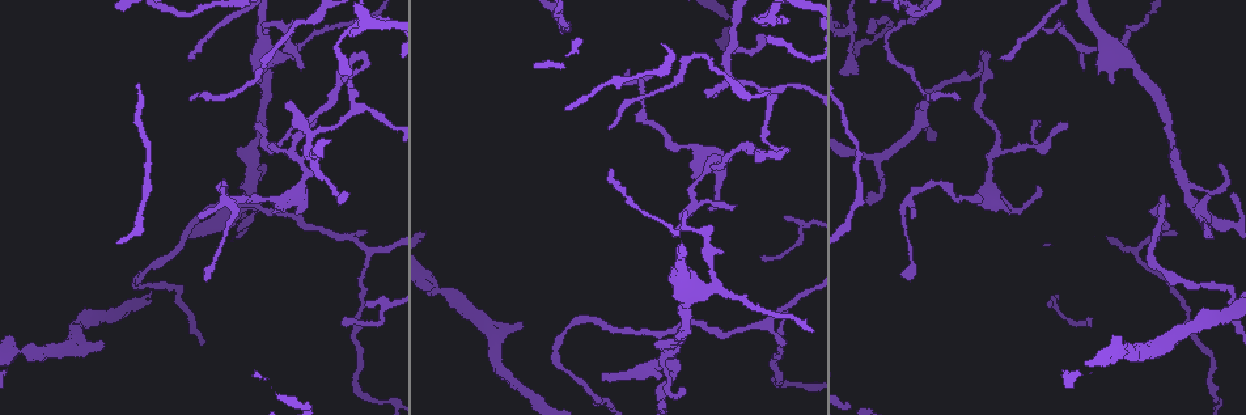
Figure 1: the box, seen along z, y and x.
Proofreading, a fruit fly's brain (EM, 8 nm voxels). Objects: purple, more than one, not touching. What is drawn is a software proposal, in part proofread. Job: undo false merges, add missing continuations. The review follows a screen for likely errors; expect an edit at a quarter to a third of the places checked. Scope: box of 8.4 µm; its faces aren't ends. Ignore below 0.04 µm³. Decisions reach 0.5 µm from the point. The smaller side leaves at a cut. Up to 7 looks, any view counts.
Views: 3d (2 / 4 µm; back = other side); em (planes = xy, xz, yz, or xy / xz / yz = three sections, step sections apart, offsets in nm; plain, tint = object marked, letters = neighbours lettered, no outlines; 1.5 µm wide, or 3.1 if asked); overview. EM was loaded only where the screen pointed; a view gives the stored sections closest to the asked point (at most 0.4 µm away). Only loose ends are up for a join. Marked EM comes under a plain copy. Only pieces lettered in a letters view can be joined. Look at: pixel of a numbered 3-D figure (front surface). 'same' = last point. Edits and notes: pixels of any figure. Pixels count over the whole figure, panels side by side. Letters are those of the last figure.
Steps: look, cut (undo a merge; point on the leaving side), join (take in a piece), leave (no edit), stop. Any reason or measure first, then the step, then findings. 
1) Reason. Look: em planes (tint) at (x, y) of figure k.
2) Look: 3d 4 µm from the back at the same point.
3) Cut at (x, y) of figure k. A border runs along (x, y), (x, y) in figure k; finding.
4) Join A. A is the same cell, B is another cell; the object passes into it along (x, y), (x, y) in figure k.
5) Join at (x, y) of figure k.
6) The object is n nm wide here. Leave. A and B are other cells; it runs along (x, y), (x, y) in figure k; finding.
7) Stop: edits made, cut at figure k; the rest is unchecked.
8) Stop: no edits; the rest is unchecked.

Thin end. Look: 3d 2 µm at (783, 345) of figure 1.

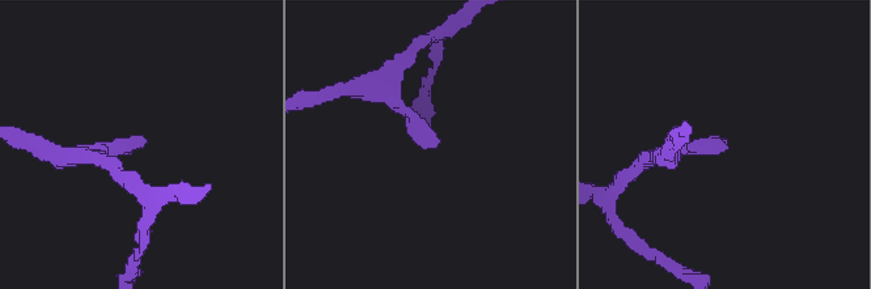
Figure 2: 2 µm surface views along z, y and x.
Look: em yz step 8 (tint) at (136, 138) of figure 2.

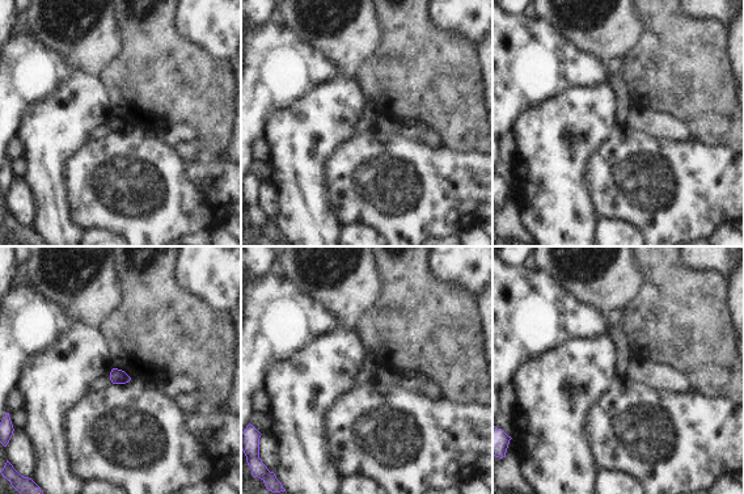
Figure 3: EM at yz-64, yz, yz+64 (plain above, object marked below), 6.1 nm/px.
Look: em planes (letters) at the same point.

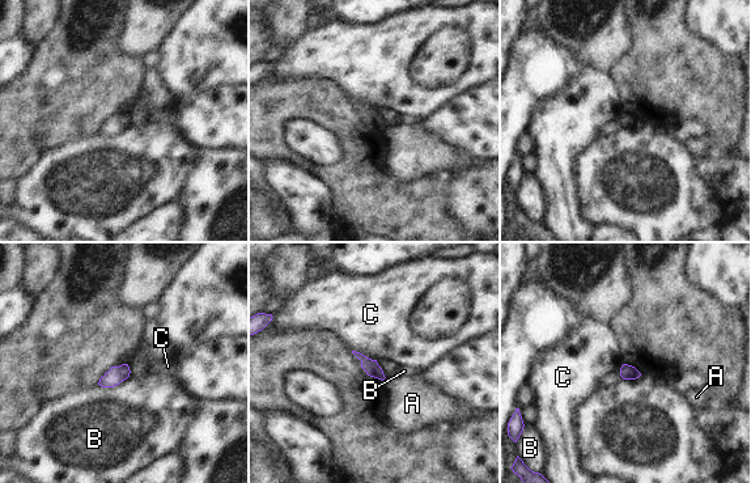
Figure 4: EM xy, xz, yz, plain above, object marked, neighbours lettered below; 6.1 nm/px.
Leave. A, B and C are other cells; a border runs along (352, 350), (376, 360) in figure 4; no lettered piece goes on from it.

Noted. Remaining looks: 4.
An open end. Look: em xz step 8 (tint) at (978, 66) of figure 1.

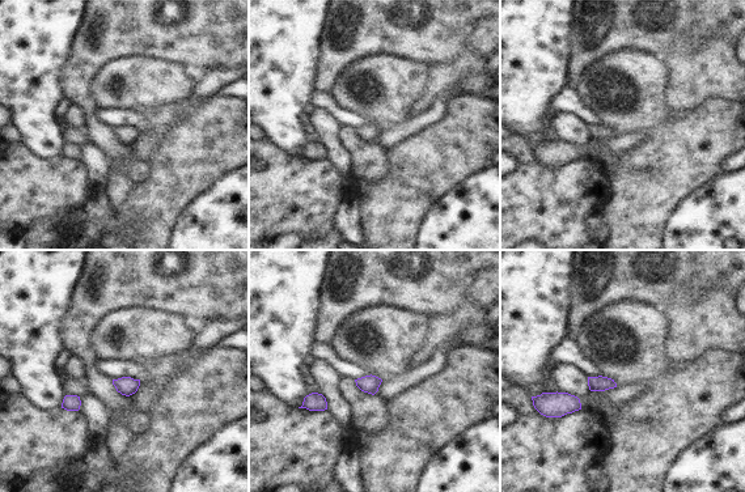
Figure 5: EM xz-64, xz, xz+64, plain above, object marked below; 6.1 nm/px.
Another direction. Look: em planes (letters) at the same point.

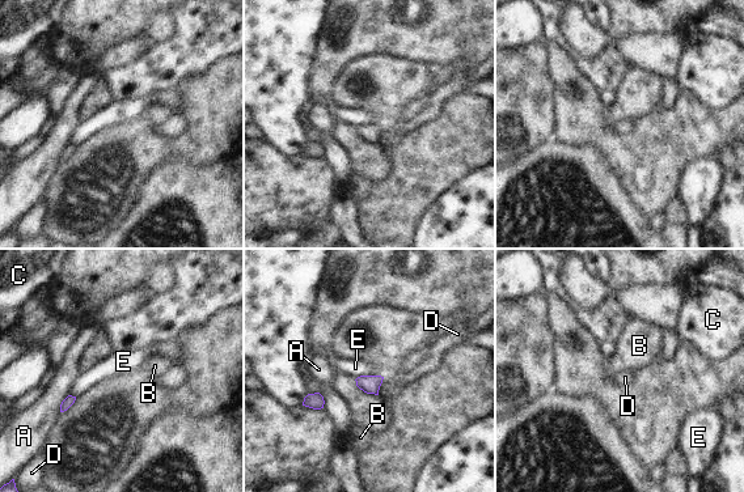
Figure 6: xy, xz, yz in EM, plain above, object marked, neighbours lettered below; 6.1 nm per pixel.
The object is 110 nm wide here. Leave. A, B, C, D and E are other cells; a border runs along (383, 376), (359, 376), (356, 378) in figure 6; none of them fits.

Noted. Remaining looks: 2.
Look: em xz step 4 (tint) at (288, 103) of figure 1.

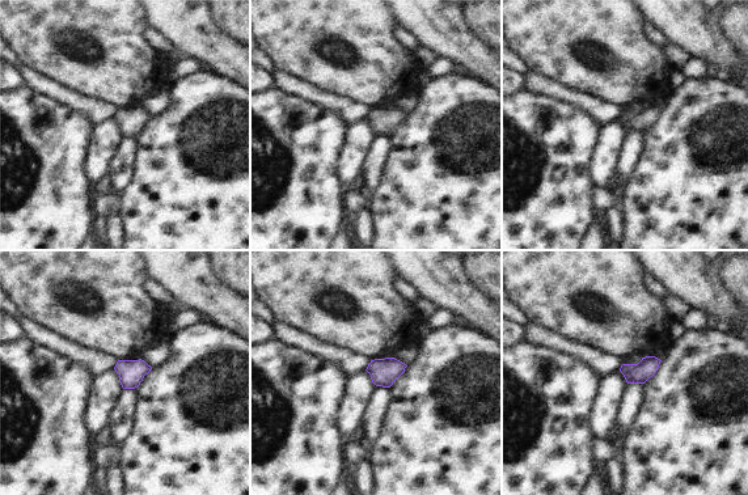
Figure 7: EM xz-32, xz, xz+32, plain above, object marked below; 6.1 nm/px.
Look: em planes (letters) at the same point.

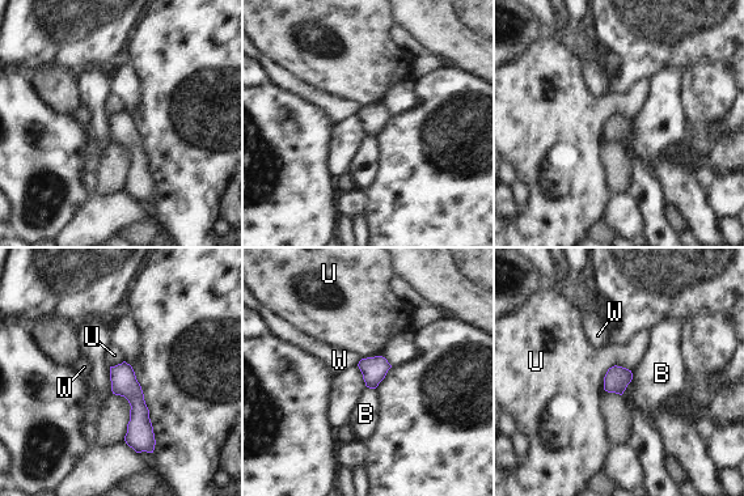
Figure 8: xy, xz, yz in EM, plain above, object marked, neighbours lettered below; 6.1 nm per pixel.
The longest contact is with U, 220 nm. Leave. B, U and W are other cells; none of them fits.

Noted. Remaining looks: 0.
Stop: no edits; the rest is unchecked.

